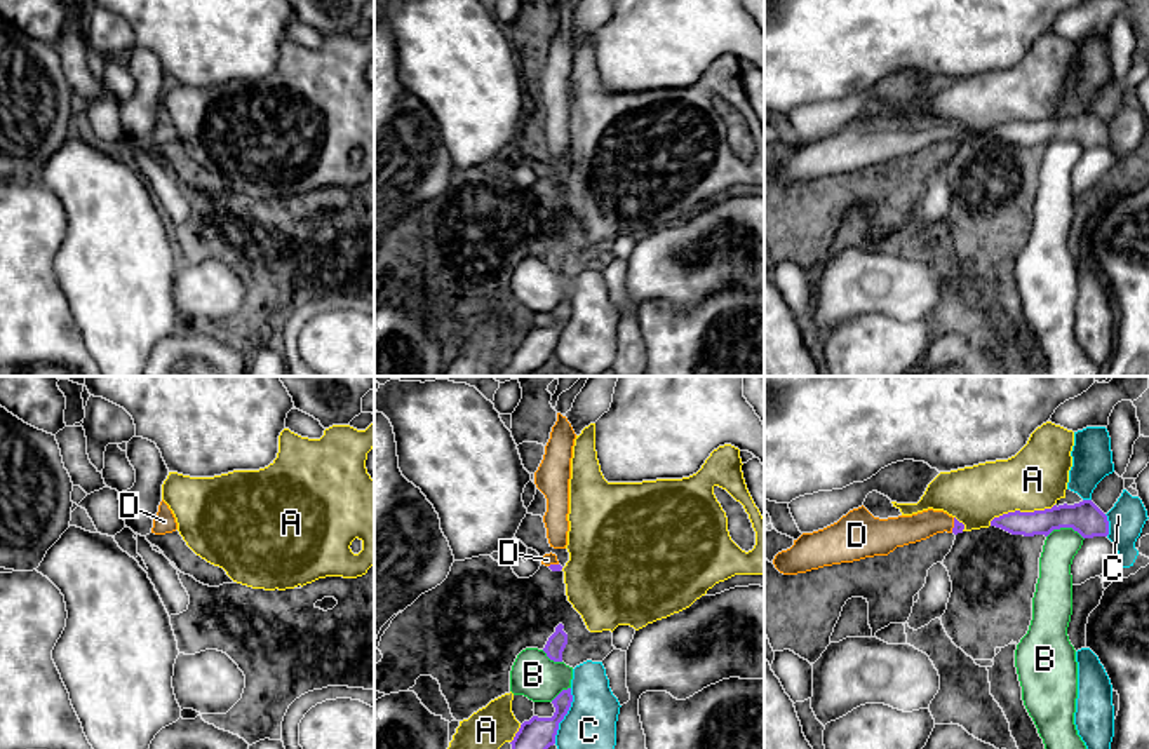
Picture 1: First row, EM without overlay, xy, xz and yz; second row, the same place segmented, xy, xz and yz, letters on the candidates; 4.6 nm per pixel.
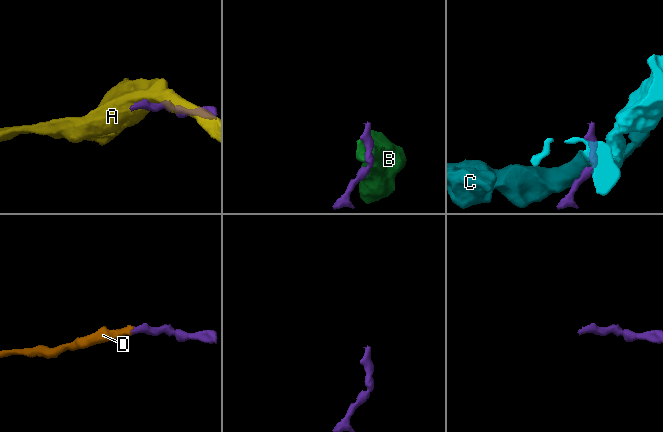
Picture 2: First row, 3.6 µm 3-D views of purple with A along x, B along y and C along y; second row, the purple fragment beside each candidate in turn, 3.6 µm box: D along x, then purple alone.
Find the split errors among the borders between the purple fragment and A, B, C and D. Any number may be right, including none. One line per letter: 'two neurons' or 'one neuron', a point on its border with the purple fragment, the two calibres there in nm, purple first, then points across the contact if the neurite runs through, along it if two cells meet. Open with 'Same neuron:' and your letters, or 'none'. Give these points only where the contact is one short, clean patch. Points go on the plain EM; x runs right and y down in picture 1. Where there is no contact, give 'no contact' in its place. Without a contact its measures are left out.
Same neuron: D
A: two neurons | yz (1019, 121) | 110/280 nm
B: two neurons | yz (1066, 136) | 150/160 nm | along yz (1047, 145), (1054, 140), (1073, 138), (1083, 148)
C: two neurons | xz (564, 324) | 160/260 nm | along xz (571, 298), (571, 316), (559, 333), (554, 352)
D: one neuron | yz (954, 134) | 50/140 nm | across yz (958, 136), (954, 134), (921, 134), (902, 140)

